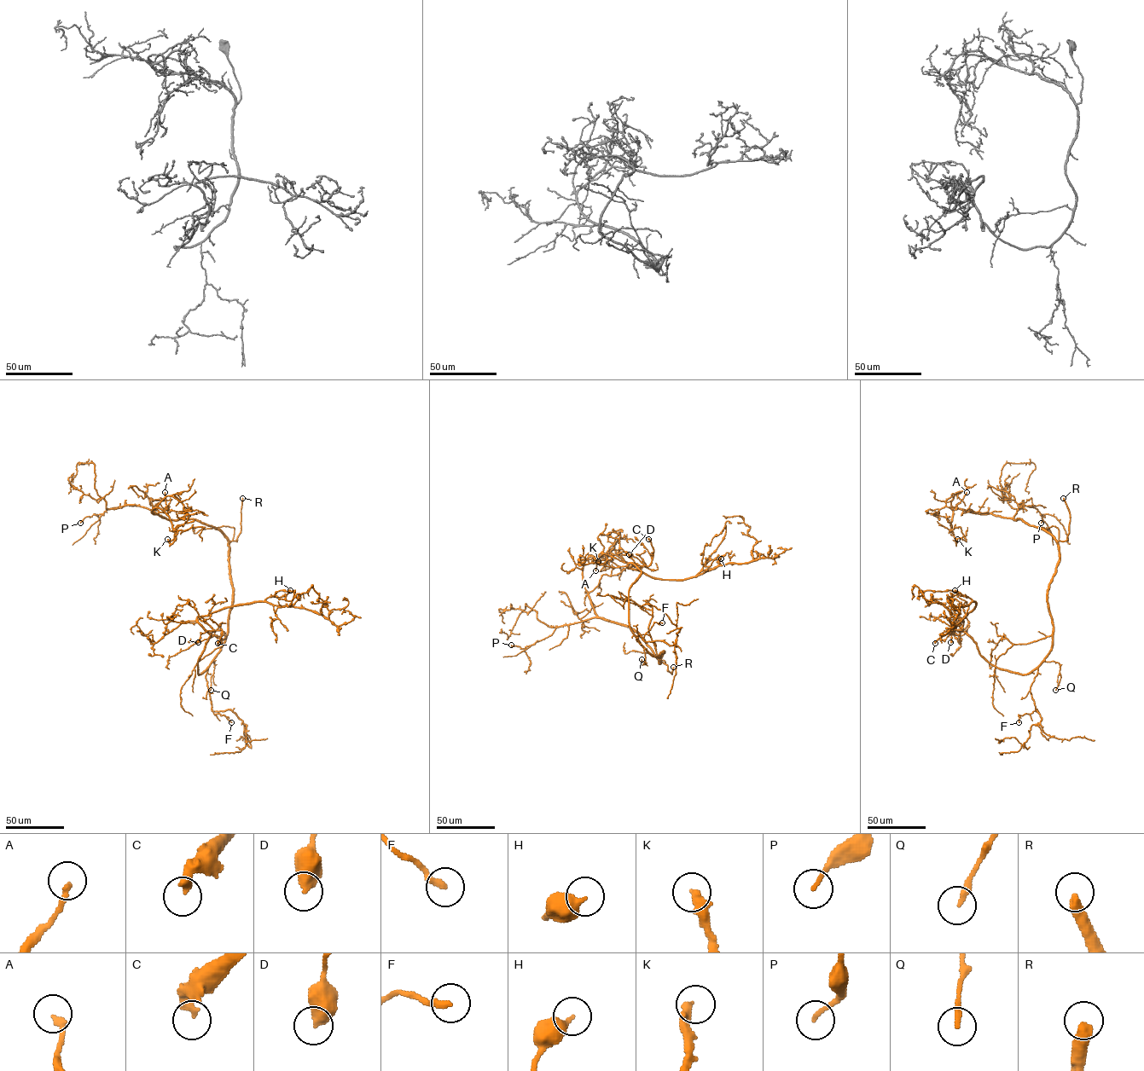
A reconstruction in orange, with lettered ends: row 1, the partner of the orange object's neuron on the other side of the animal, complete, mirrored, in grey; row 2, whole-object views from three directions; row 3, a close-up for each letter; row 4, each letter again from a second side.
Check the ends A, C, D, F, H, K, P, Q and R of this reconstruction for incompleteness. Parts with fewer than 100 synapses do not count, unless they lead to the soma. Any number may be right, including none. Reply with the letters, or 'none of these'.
C

